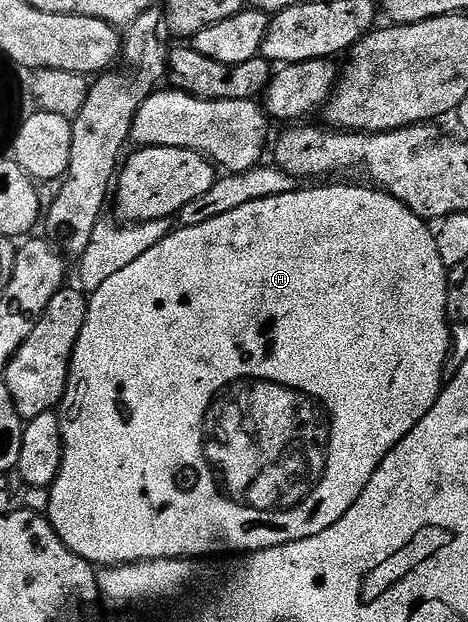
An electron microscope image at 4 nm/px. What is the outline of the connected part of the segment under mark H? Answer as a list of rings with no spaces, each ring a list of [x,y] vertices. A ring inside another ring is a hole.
[[[309,185],[309,186],[306,186],[306,187],[309,187],[309,188],[307,188],[307,189],[306,189],[306,191],[304,191],[304,189],[298,189],[298,190],[296,190],[296,191],[292,191],[292,192],[291,192],[291,193],[283,193],[283,194],[282,194],[282,195],[280,195],[280,196],[279,196],[279,197],[267,197],[267,198],[266,198],[266,199],[260,199],[260,200],[259,200],[259,201],[251,201],[251,202],[250,202],[250,203],[248,203],[248,204],[247,204],[247,205],[239,205],[239,209],[231,209],[231,213],[223,213],[223,214],[222,214],[222,215],[220,215],[220,216],[219,216],[219,217],[215,217],[215,218],[214,218],[214,219],[212,219],[212,220],[211,220],[211,221],[203,221],[203,225],[191,225],[191,226],[190,226],[190,227],[183,227],[183,226],[178,226],[178,227],[177,227],[177,228],[176,228],[176,229],[173,229],[173,230],[170,230],[170,232],[169,232],[169,236],[167,236],[167,238],[166,238],[166,239],[164,239],[164,240],[163,240],[163,241],[159,241],[159,245],[155,245],[155,246],[154,246],[154,247],[152,247],[152,248],[151,248],[151,249],[147,249],[147,253],[143,253],[143,257],[139,257],[139,261],[131,261],[131,265],[127,265],[127,269],[123,269],[123,270],[121,270],[121,271],[120,271],[120,272],[119,272],[119,273],[115,273],[115,274],[113,274],[113,275],[112,275],[112,276],[111,276],[111,278],[110,278],[110,279],[108,279],[108,281],[103,281],[103,285],[99,285],[99,289],[98,289],[98,290],[97,290],[97,291],[94,291],[94,292],[92,292],[92,294],[90,294],[90,295],[89,295],[89,296],[88,296],[88,300],[89,300],[89,312],[88,312],[88,313],[87,313],[87,317],[86,317],[86,318],[85,318],[85,324],[84,324],[84,325],[83,325],[83,333],[79,333],[79,341],[78,341],[78,342],[77,342],[77,344],[76,344],[76,345],[75,345],[75,349],[74,349],[74,350],[73,350],[73,360],[72,360],[72,361],[71,361],[71,365],[70,365],[70,366],[69,366],[69,380],[68,380],[68,381],[67,381],[67,389],[66,389],[66,390],[65,390],[65,396],[64,396],[64,397],[63,397],[63,398],[61,398],[61,405],[60,405],[60,408],[59,408],[59,414],[60,414],[60,417],[61,417],[61,439],[62,439],[62,440],[63,440],[63,442],[64,442],[64,443],[65,443],[65,448],[64,448],[64,449],[63,449],[63,461],[62,461],[62,462],[61,462],[61,468],[60,468],[60,469],[59,469],[59,473],[58,473],[58,474],[57,474],[57,479],[56,479],[56,481],[54,481],[54,482],[53,482],[53,486],[52,486],[52,487],[50,487],[50,488],[48,488],[48,491],[47,491],[47,495],[49,495],[49,511],[48,511],[48,510],[47,510],[47,518],[48,518],[48,521],[49,521],[49,523],[50,523],[50,524],[51,524],[51,525],[52,525],[52,527],[53,527],[53,528],[54,528],[54,529],[55,529],[55,533],[56,533],[56,534],[57,534],[57,536],[58,536],[58,537],[59,537],[59,538],[61,538],[61,540],[62,540],[62,541],[63,541],[63,545],[67,545],[67,549],[71,549],[71,550],[72,550],[72,551],[73,551],[73,552],[75,552],[75,553],[76,553],[76,554],[77,554],[77,555],[78,555],[78,556],[79,556],[79,557],[83,557],[83,558],[84,558],[84,559],[85,559],[85,560],[87,560],[87,561],[88,561],[88,563],[92,563],[92,564],[94,564],[94,565],[96,565],[96,566],[97,566],[97,567],[98,567],[98,568],[101,568],[101,569],[104,569],[104,568],[106,568],[106,567],[121,567],[121,566],[123,566],[123,565],[124,565],[124,564],[125,564],[125,563],[146,563],[146,562],[147,562],[147,561],[155,561],[155,560],[156,560],[156,559],[192,559],[192,560],[194,560],[194,561],[197,561],[197,560],[200,560],[200,559],[201,559],[201,558],[202,558],[202,557],[201,557],[201,556],[200,556],[200,555],[217,555],[217,554],[219,554],[219,553],[220,553],[220,551],[237,551],[237,552],[233,552],[233,553],[248,553],[248,552],[250,552],[250,551],[262,551],[262,550],[263,550],[263,549],[271,549],[271,548],[272,548],[272,547],[274,547],[274,546],[275,546],[275,545],[287,545],[287,544],[288,544],[288,543],[294,543],[294,542],[295,542],[295,541],[303,541],[303,540],[304,540],[304,539],[306,539],[306,538],[307,538],[307,537],[315,537],[315,533],[323,533],[323,529],[331,529],[331,525],[335,525],[335,524],[336,524],[336,523],[338,523],[338,522],[339,522],[339,521],[340,521],[340,519],[341,519],[341,518],[342,518],[342,517],[343,517],[343,516],[345,516],[345,514],[346,514],[346,513],[347,513],[347,509],[351,509],[351,505],[355,505],[355,501],[359,501],[359,497],[360,497],[360,496],[361,496],[361,494],[362,494],[362,493],[363,493],[363,489],[367,489],[367,481],[371,481],[371,477],[375,477],[375,469],[379,469],[379,465],[380,465],[380,464],[381,464],[381,462],[382,462],[382,461],[383,461],[383,457],[387,457],[387,453],[391,453],[391,449],[395,449],[395,445],[399,445],[399,441],[403,441],[403,437],[407,437],[407,433],[411,433],[411,429],[415,429],[415,425],[419,425],[419,421],[423,421],[423,417],[424,417],[424,416],[425,416],[425,415],[426,415],[426,413],[427,413],[427,412],[429,412],[429,410],[430,410],[430,409],[431,409],[431,408],[433,408],[433,406],[434,406],[434,405],[435,405],[435,401],[436,401],[436,400],[437,400],[437,398],[439,398],[439,397],[440,397],[440,396],[441,396],[441,389],[442,389],[442,386],[443,386],[443,376],[444,376],[444,375],[445,375],[445,360],[446,360],[446,359],[448,359],[448,358],[449,358],[449,349],[450,349],[450,346],[451,346],[451,320],[450,320],[450,318],[449,318],[449,316],[448,316],[448,315],[447,315],[447,297],[448,297],[448,296],[449,296],[449,271],[448,271],[448,270],[447,270],[447,269],[446,269],[446,268],[445,268],[445,266],[444,266],[444,265],[443,265],[443,261],[442,261],[442,260],[441,260],[441,258],[440,258],[440,257],[439,257],[439,249],[438,249],[438,248],[437,248],[437,241],[436,241],[436,238],[435,238],[435,235],[434,235],[434,232],[433,232],[433,231],[432,231],[432,230],[431,230],[431,227],[430,227],[430,224],[429,224],[429,223],[428,223],[428,222],[426,222],[426,220],[423,220],[423,219],[421,219],[421,218],[419,218],[419,217],[418,217],[418,216],[417,216],[417,214],[416,214],[416,213],[415,213],[415,212],[414,212],[414,211],[413,211],[413,210],[411,210],[411,209],[410,209],[410,208],[409,208],[409,207],[406,207],[406,206],[405,206],[405,204],[403,204],[403,203],[401,203],[401,202],[400,202],[400,201],[398,201],[398,199],[396,199],[396,198],[395,198],[395,197],[394,197],[394,195],[391,195],[391,194],[388,194],[388,193],[386,193],[386,192],[384,192],[384,191],[382,191],[382,190],[380,190],[380,189],[374,189],[374,188],[373,188],[373,187],[372,187],[372,186],[369,186],[369,187],[370,187],[370,188],[369,188],[369,187],[321,187],[321,186],[325,186],[325,185]]]

